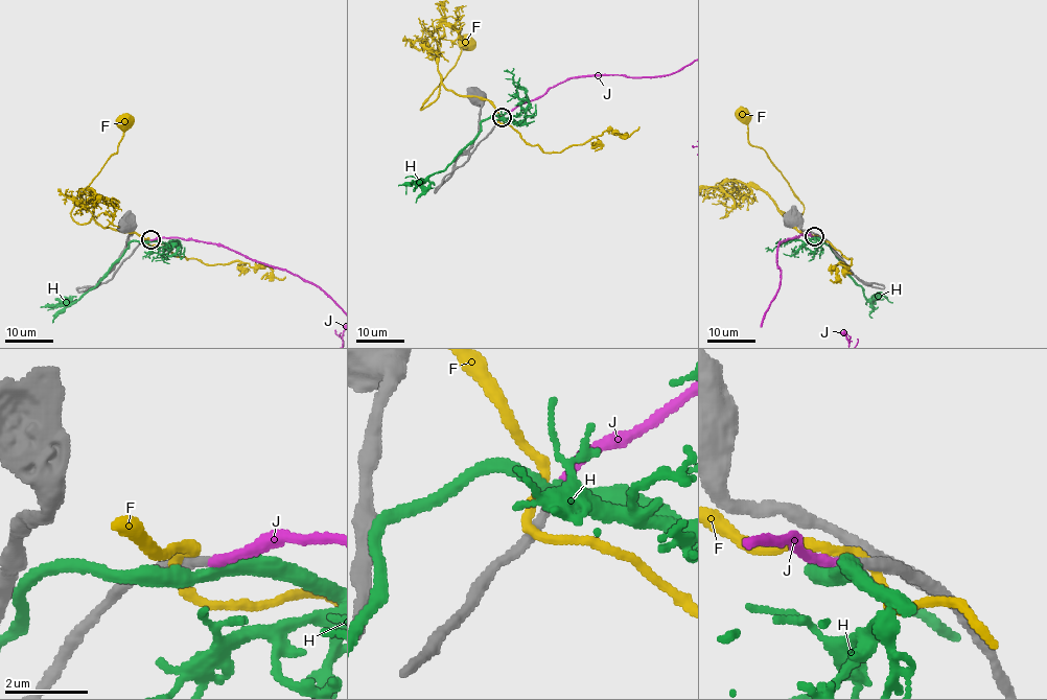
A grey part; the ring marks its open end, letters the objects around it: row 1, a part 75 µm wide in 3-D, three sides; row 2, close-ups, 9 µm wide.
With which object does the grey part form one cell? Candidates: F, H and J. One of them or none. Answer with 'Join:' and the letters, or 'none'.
Join: J

